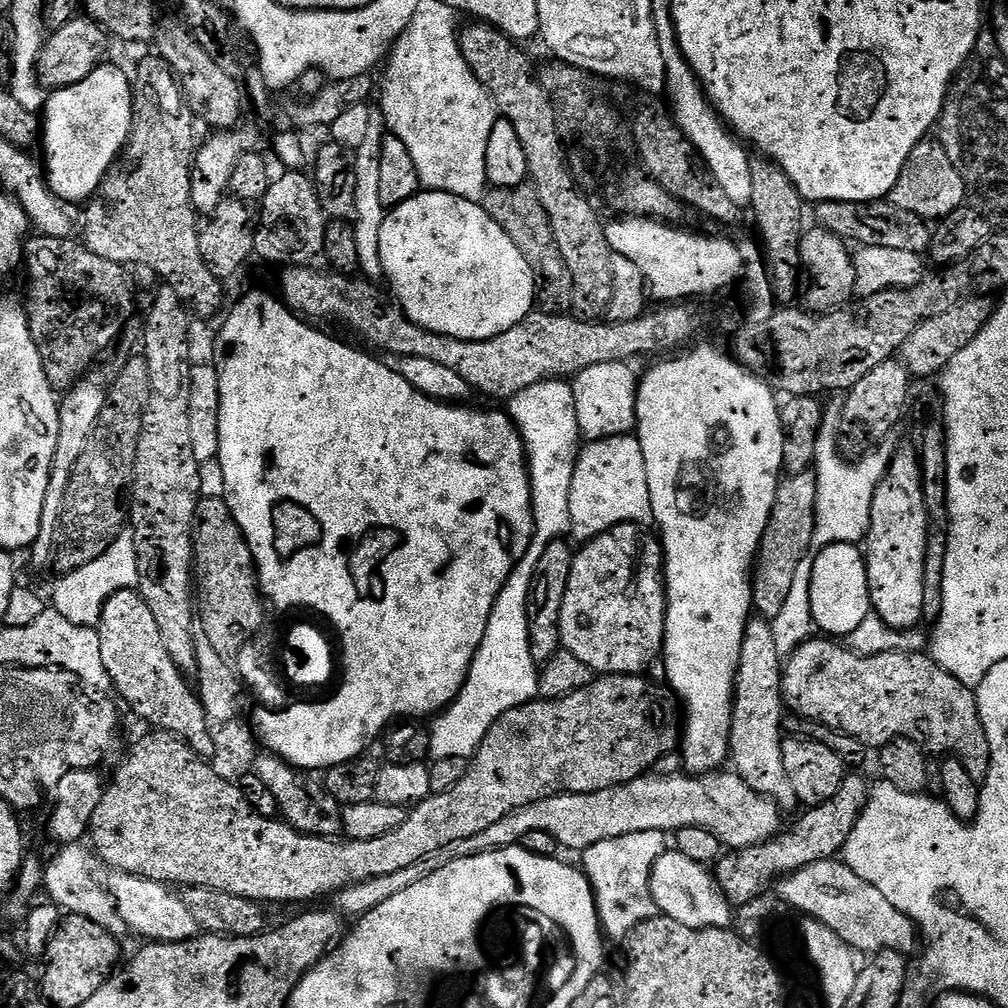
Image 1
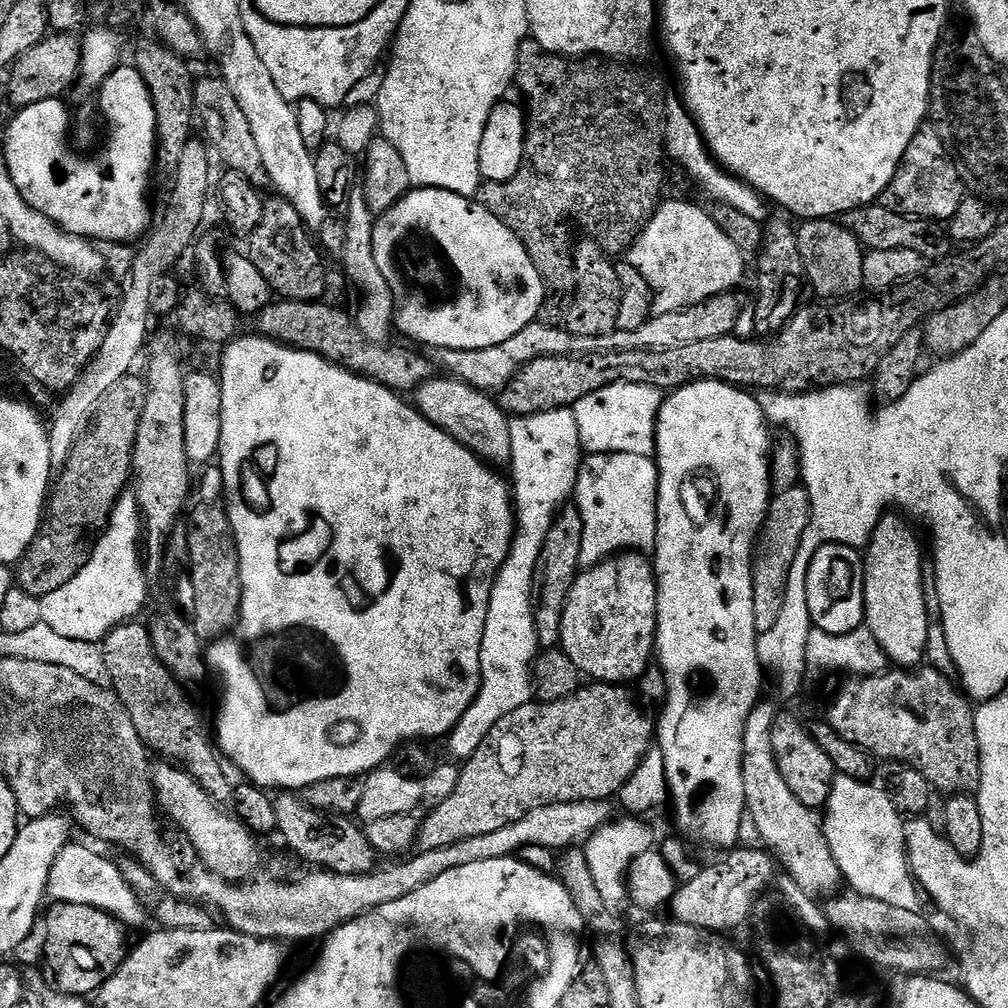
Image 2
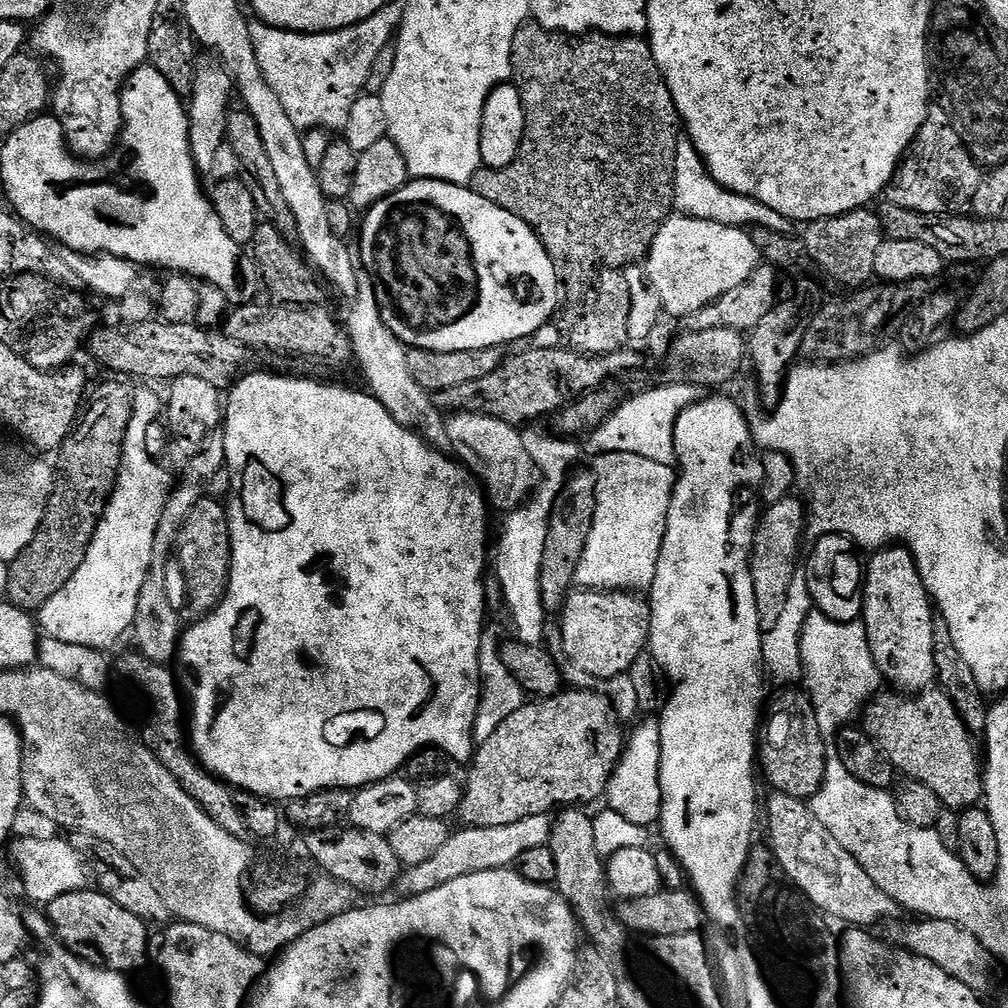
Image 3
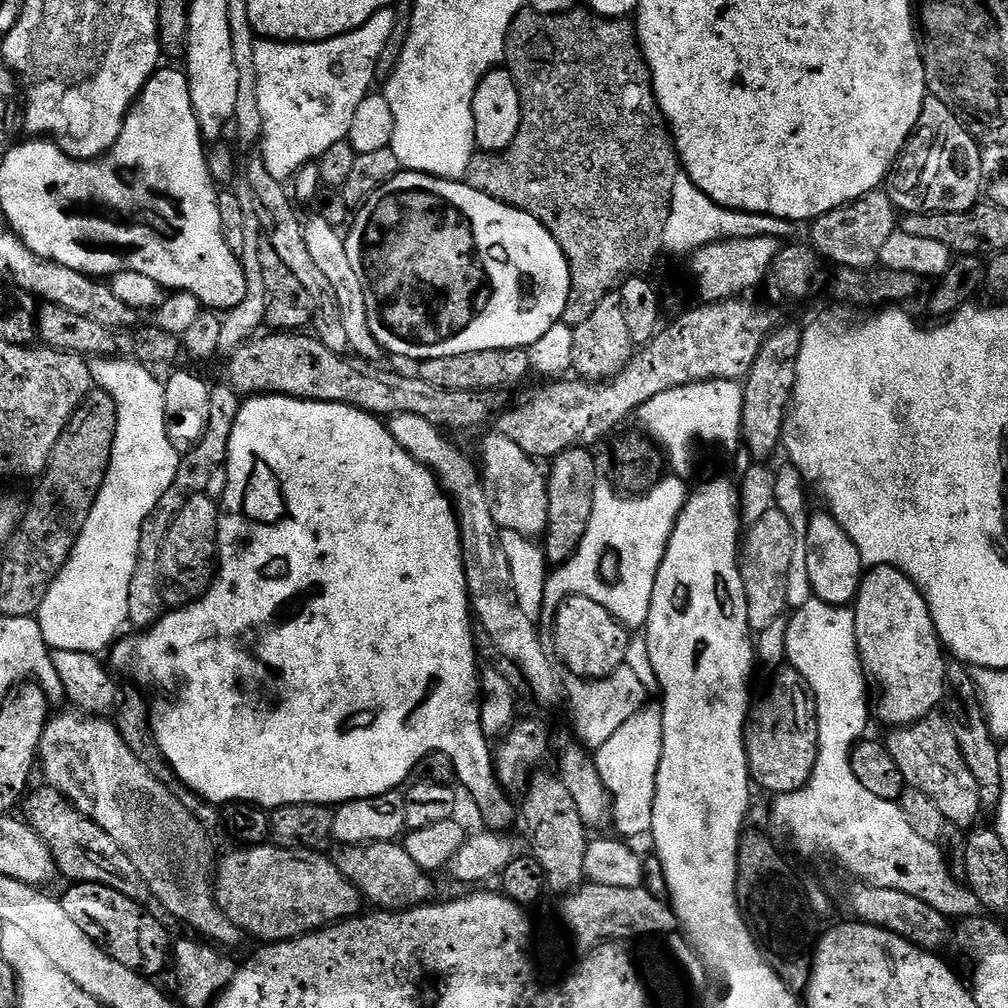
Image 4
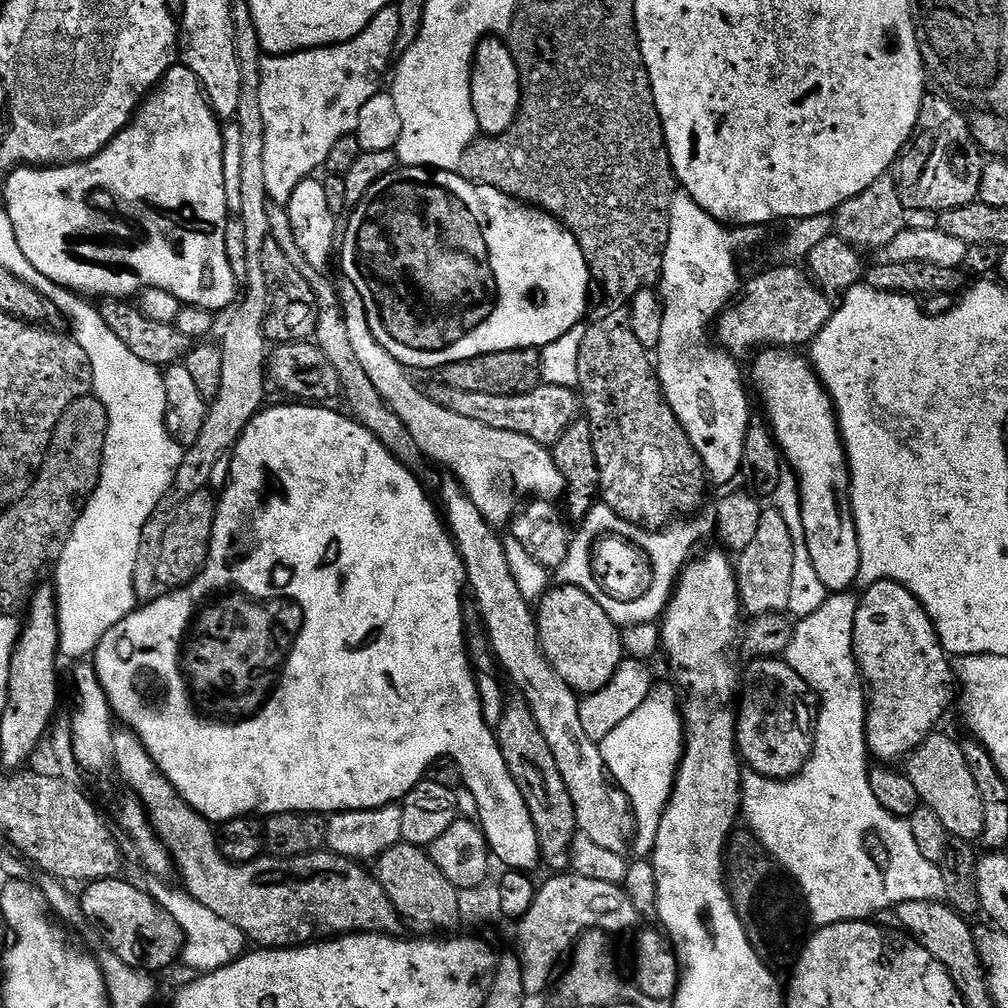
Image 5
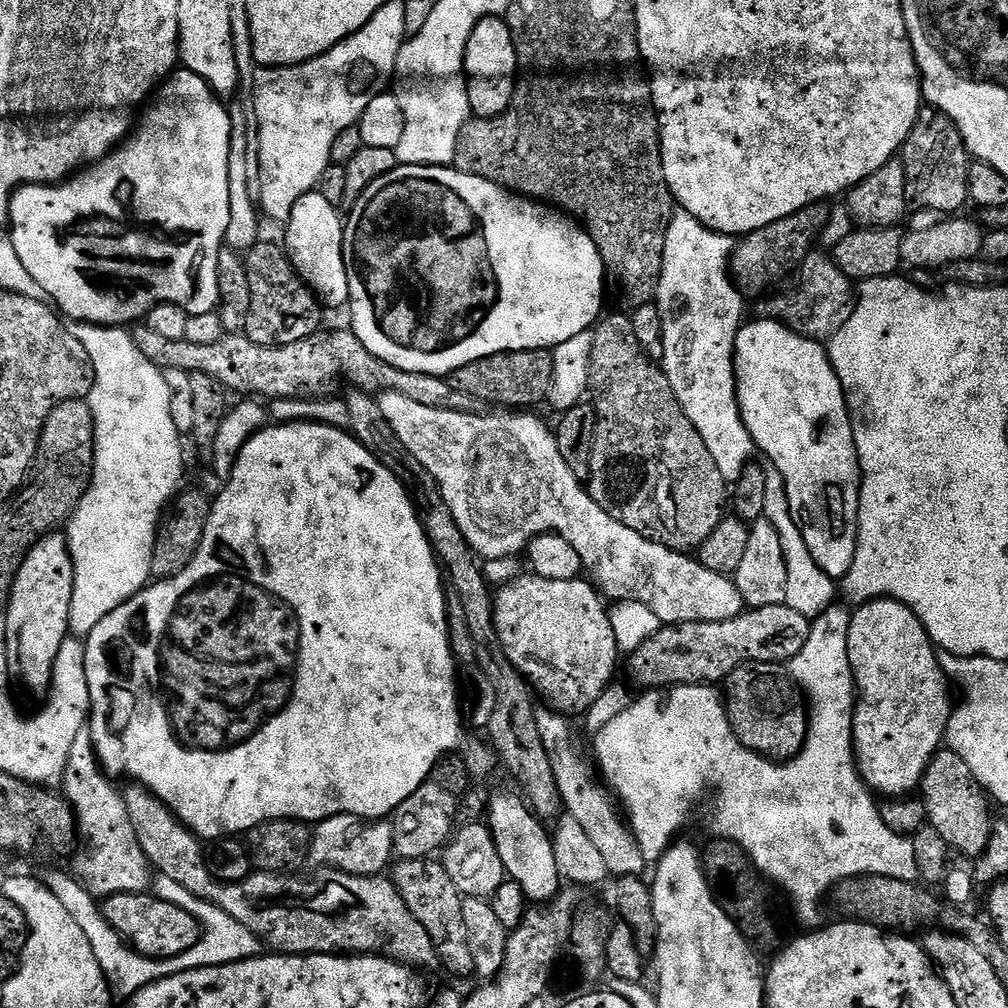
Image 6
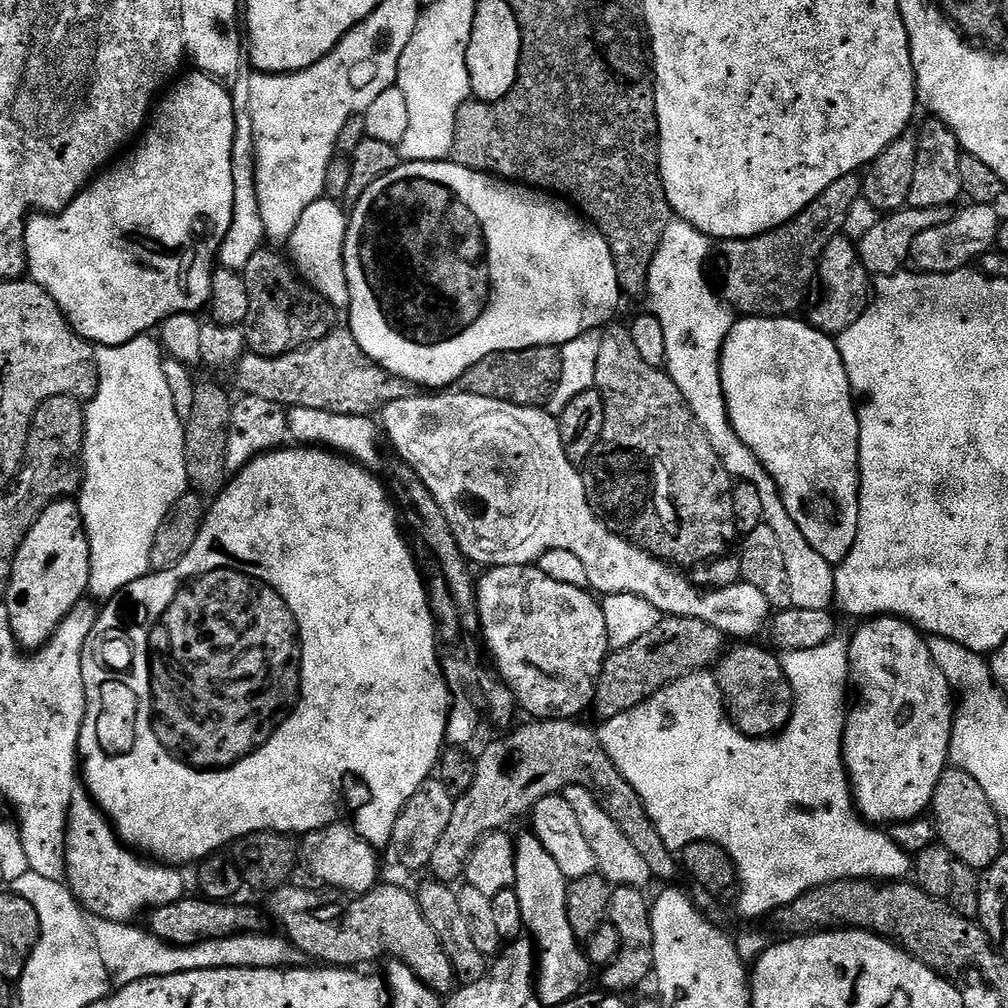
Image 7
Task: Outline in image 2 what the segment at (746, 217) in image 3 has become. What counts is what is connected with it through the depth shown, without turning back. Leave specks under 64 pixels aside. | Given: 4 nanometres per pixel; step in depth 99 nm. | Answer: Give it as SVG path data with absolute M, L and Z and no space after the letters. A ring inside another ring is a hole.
M681 110L673 120L671 117L665 123L664 138L667 155L669 157L672 155L713 196L711 198L713 201L727 202L730 206L734 206L734 210L742 210L742 214L750 214L750 218L761 222L769 219L769 205L766 203L765 197L761 196L756 189L751 188L749 184L744 183L743 180L737 180L731 172L720 167L716 157L704 143L704 135L700 133L700 127L693 120L691 112Z

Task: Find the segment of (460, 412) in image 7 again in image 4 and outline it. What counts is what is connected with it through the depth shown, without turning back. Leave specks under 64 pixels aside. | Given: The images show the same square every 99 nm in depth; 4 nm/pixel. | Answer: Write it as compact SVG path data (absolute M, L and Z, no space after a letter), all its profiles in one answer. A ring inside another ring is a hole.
M313 214L312 217L307 217L304 233L306 246L310 249L310 255L314 257L314 263L326 273L326 278L336 295L336 307L342 318L342 326L346 326L349 349L361 360L375 361L375 356L381 355L382 349L372 333L366 310L366 294L362 290L362 282L358 282L358 273L354 271L354 266L350 266L350 254L346 254L345 237L341 229L330 225L326 218L319 214Z

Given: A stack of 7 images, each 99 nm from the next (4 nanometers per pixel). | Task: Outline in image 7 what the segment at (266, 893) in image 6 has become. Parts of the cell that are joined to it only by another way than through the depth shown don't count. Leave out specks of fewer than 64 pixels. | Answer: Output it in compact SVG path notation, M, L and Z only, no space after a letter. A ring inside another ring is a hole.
M383 884L355 898L332 890L311 892L308 888L285 886L267 897L267 911L270 916L272 911L273 918L280 923L279 931L290 943L302 950L305 957L317 956L321 965L356 968L364 966L360 964L367 960L383 961L389 956L410 966L430 991L451 993L458 984L454 966L438 934L434 934L430 922L426 922L415 891L407 892L396 884Z

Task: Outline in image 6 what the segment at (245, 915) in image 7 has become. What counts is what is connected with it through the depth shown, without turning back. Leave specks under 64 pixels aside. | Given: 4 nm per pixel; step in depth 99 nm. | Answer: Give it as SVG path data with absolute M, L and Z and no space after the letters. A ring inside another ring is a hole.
M148 892L114 894L103 901L102 911L106 922L118 930L124 943L131 944L135 952L155 960L174 958L186 954L200 940L202 931L196 920L196 912L164 899L163 895L152 896Z

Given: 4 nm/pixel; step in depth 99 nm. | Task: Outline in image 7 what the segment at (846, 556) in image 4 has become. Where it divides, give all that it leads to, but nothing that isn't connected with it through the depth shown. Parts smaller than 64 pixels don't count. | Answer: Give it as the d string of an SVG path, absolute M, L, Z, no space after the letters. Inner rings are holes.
M745 316L745 317L743 317L743 318L740 318L740 319L737 319L737 320L736 320L736 321L735 321L735 323L733 323L733 326L732 326L732 329L731 329L731 330L730 330L730 334L729 334L729 335L728 335L728 340L727 340L727 342L725 342L725 343L724 343L724 349L723 349L723 350L722 350L722 354L721 354L721 355L720 355L720 373L721 373L721 374L722 374L722 390L723 390L723 391L724 391L724 397L725 397L725 398L726 398L726 406L727 406L727 407L728 407L728 413L729 413L729 414L730 414L730 422L731 422L731 423L732 423L732 425L733 425L733 426L734 426L734 430L735 430L735 431L736 431L736 433L737 433L737 434L738 434L738 438L742 438L742 442L743 442L743 443L744 443L744 444L745 444L745 445L746 445L746 446L750 446L750 450L754 450L754 454L755 454L755 455L756 455L756 457L757 457L757 458L758 458L758 462L762 462L762 466L766 466L766 470L767 470L767 471L768 471L768 473L769 473L769 474L770 474L770 478L774 478L774 482L775 482L775 483L776 483L776 485L777 485L777 486L778 486L778 490L779 490L779 491L780 491L780 493L781 493L781 494L782 494L782 502L783 502L783 503L784 503L784 505L785 505L785 506L786 506L786 510L790 510L790 518L794 518L794 526L798 526L798 530L802 530L802 534L803 534L803 535L804 535L804 536L805 536L805 538L806 538L806 542L810 542L810 546L814 546L814 550L818 550L818 554L822 554L822 558L826 558L826 562L830 562L830 563L831 563L831 564L832 564L832 565L834 565L834 566L835 566L835 565L837 565L837 564L840 564L840 563L842 563L842 562L843 562L843 560L844 560L844 559L845 559L845 558L846 558L846 554L850 554L850 546L854 546L854 538L858 538L858 518L859 518L859 517L860 517L860 423L859 423L859 422L858 422L858 414L857 414L857 413L856 413L856 398L855 398L855 396L853 396L853 394L852 394L852 387L851 387L851 386L850 386L850 378L846 378L846 366L842 366L842 354L841 354L841 353L840 353L840 351L839 351L839 350L838 350L838 346L837 346L837 345L836 345L836 340L835 340L835 339L833 339L833 337L831 337L831 336L829 336L829 335L828 335L828 333L826 333L826 332L821 332L821 331L820 331L820 329L818 329L818 328L816 328L816 327L815 327L815 326L814 326L814 325L812 325L812 324L811 324L811 323L810 323L810 322L809 322L809 321L808 321L808 320L807 320L807 319L804 319L804 320L796 320L796 319L800 319L800 318L793 318L793 317L792 317L792 316Z

